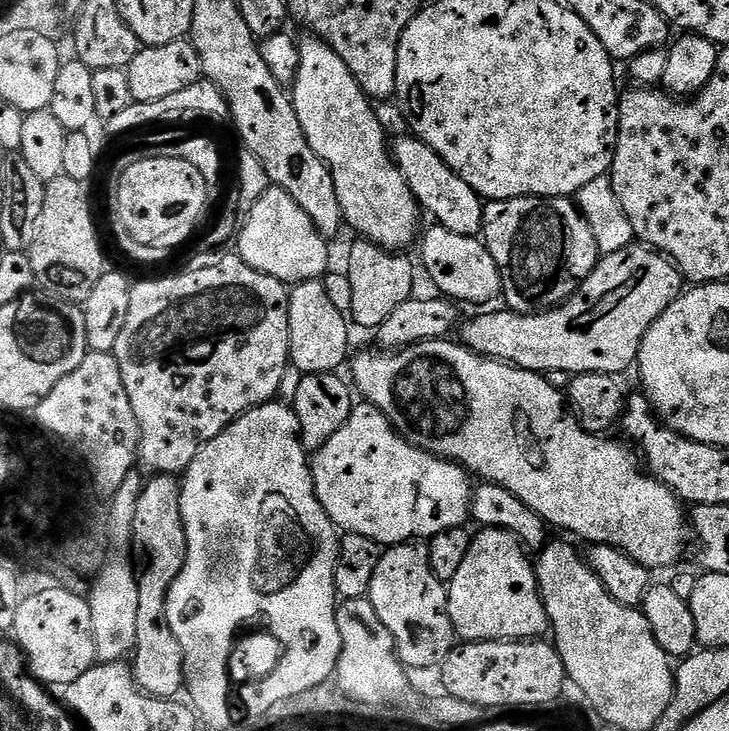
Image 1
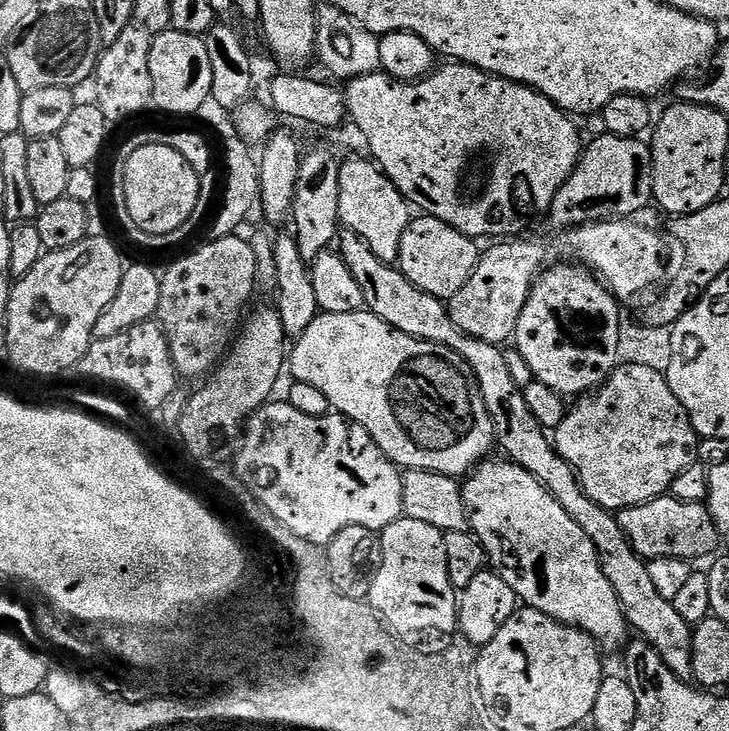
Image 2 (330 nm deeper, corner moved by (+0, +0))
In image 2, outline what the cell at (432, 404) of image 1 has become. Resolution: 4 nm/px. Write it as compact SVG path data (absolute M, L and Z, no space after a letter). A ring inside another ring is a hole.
M361 310L354 314L321 312L319 316L314 318L314 322L310 322L310 326L306 326L306 334L295 337L293 344L296 345L293 348L291 345L290 348L291 379L293 381L301 380L310 386L315 386L317 390L322 390L322 394L326 394L326 402L330 402L332 412L342 415L348 420L358 422L358 426L362 426L366 430L366 434L370 434L373 444L378 445L391 458L392 463L401 469L417 468L427 472L437 472L443 476L464 478L491 453L488 451L494 448L496 431L492 425L490 414L486 410L486 402L482 402L480 384L476 380L476 375L466 362L466 358L462 358L462 354L450 350L444 344L430 342L429 340L419 340L410 334L402 334L398 330L391 328L386 322L382 322L382 318L378 318L373 312L367 310Z

